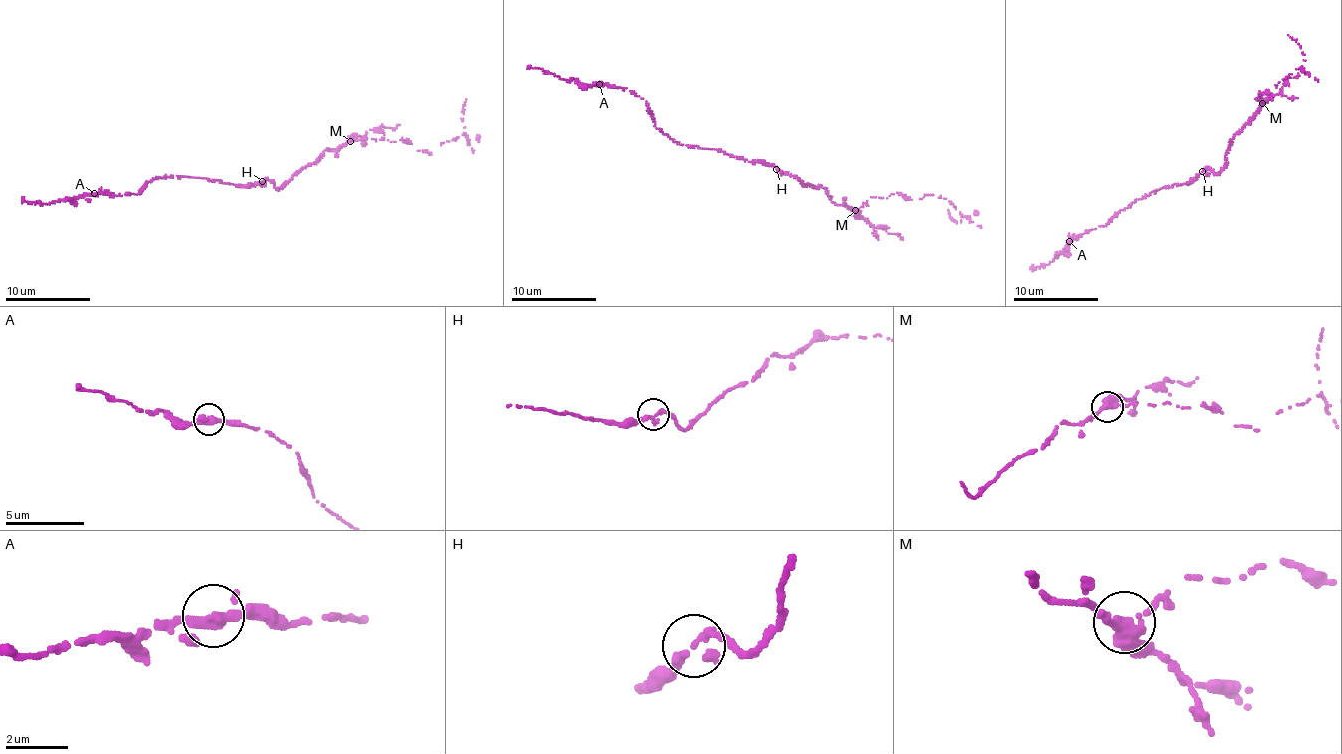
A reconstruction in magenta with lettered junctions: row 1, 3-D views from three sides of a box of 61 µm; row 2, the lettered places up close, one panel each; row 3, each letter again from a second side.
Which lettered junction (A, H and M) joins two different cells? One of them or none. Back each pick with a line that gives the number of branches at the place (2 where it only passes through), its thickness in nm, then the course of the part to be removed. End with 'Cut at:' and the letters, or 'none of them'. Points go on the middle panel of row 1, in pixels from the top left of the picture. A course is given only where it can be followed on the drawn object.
M: branches 3; calibre 320 nm; course (855, 210), (871, 197), (897, 192), (911, 199), (946, 198), (963, 217), (954, 220), (948, 210)
Cut at: M

